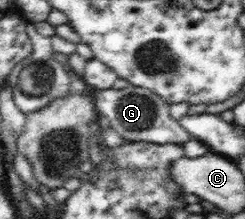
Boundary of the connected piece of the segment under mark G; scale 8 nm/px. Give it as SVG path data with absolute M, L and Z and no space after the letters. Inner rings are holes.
M129 85L123 90L98 90L90 88L90 96L99 115L106 116L112 127L130 143L152 142L154 144L186 144L195 138L170 115L169 104L150 90Z

